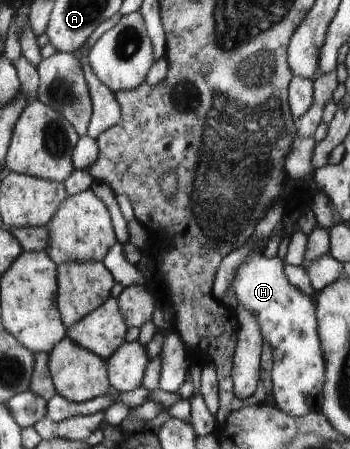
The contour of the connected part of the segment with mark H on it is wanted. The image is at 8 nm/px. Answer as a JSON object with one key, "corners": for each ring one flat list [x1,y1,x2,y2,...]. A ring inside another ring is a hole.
{"corners":[[265,246,262,249,253,249,251,257,236,271,233,287,238,305,245,306,256,315,262,338,265,340,265,349,273,354,270,380,275,407,292,418,303,417,309,412,318,412,323,399,325,364,317,331,316,307,312,298,310,299,288,283,284,275,285,262,277,254,268,258,263,254,264,249]]}

